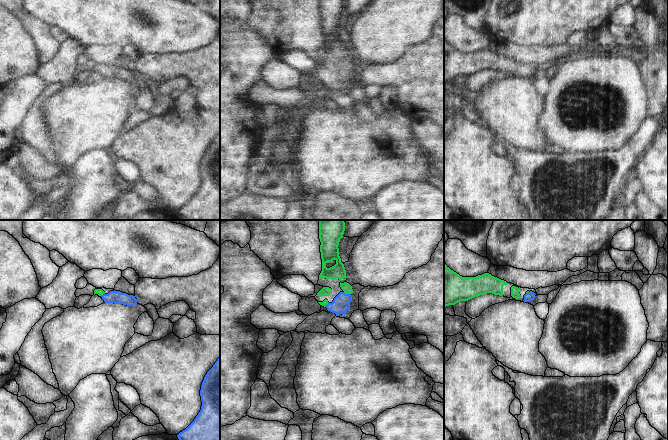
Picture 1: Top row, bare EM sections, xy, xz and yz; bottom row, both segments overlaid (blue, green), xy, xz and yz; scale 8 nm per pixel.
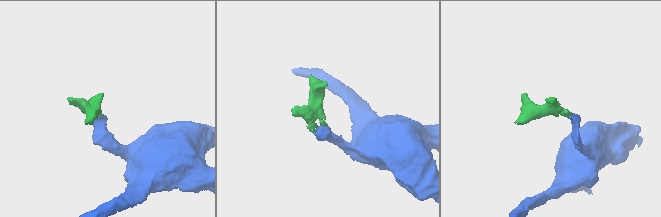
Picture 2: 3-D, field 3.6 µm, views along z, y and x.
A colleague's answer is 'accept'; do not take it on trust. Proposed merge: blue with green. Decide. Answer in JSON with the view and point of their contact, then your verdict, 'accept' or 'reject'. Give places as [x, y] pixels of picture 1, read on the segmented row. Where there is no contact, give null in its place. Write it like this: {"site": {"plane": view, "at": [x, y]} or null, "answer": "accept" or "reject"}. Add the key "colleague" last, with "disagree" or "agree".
{"site": {"plane": "xz", "at": [347, 294]}, "answer": "accept", "colleague": "agree"}

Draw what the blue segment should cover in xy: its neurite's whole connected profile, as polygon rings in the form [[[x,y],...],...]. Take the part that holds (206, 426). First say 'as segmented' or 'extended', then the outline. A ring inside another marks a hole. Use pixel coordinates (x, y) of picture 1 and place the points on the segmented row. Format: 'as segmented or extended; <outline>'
as segmented; [[[220,357],[205,375],[200,396],[201,410],[194,421],[177,435],[179,440],[220,440]]]

